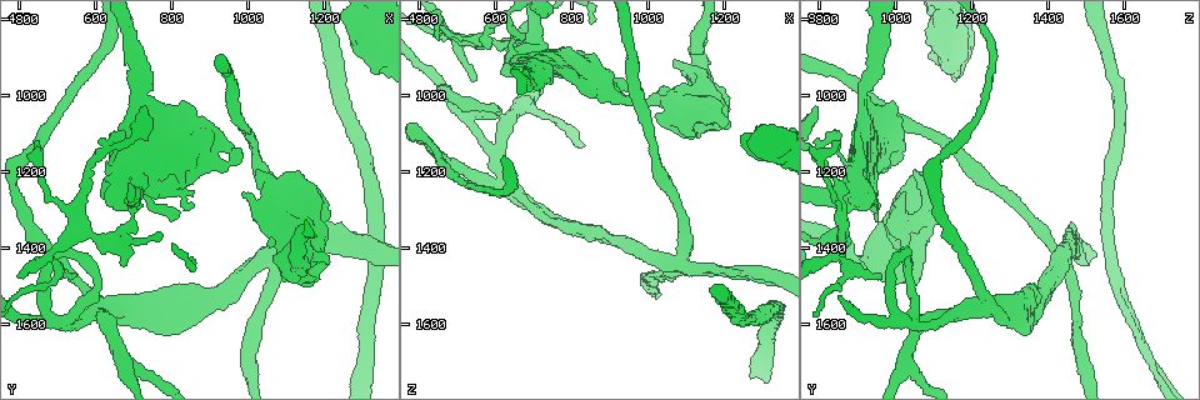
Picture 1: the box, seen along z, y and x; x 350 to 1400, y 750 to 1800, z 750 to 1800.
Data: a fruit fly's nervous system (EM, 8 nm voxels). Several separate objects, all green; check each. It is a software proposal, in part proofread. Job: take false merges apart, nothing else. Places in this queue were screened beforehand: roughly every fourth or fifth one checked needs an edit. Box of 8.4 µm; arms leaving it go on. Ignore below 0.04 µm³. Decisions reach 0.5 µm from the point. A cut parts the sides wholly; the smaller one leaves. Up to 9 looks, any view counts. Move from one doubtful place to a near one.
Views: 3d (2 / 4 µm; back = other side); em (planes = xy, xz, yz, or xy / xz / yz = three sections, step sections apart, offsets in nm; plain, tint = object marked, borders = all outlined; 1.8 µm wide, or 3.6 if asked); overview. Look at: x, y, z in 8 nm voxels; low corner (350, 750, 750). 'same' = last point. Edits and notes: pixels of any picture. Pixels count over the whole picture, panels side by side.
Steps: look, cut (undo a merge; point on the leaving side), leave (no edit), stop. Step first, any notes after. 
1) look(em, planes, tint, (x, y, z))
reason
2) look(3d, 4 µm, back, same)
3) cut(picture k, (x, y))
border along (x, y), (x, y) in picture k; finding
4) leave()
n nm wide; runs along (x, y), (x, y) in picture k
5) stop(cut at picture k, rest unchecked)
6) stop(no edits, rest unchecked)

look(3d, 4 µm, (1125, 1435, 950))
thick turns thin

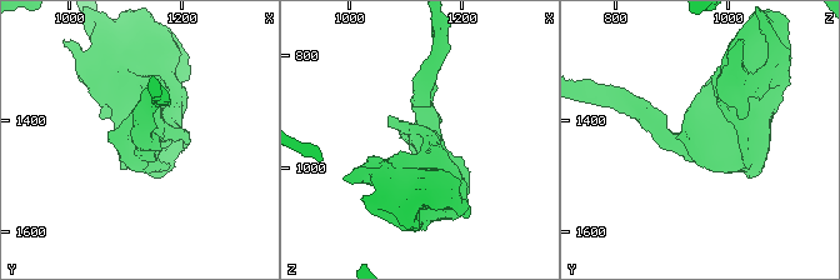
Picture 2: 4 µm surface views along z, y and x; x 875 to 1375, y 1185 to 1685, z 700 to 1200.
look(em, yz, step 4, tint, (1135, 1435, 940))
now the EM

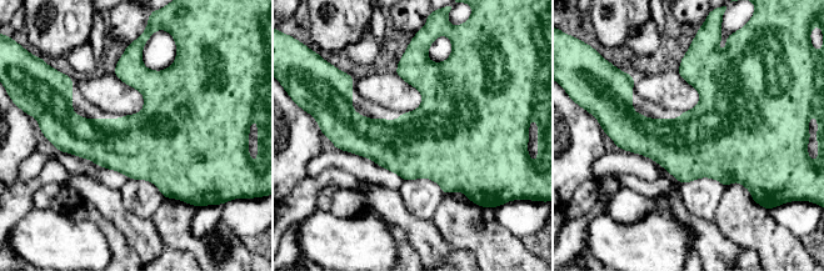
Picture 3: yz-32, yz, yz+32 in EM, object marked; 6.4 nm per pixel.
look(em, planes, tint, same)

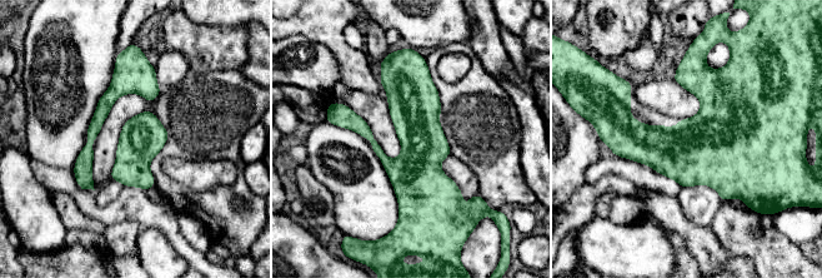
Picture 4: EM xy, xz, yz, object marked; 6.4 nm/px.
leave()
280 nm wide; runs along (405, 64), (417, 125), (417, 214) in picture 4; all the same neuron

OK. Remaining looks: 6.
look(3d, 4 µm, (1035, 1220, 1055))
calibre changes

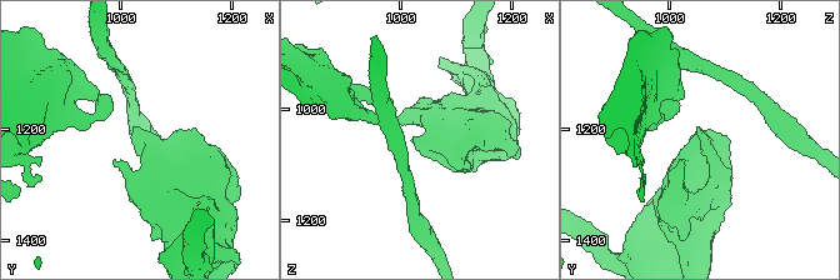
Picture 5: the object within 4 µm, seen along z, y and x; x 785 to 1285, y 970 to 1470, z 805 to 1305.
look(em, xz, step 16, tint, (1045, 1215, 1055))

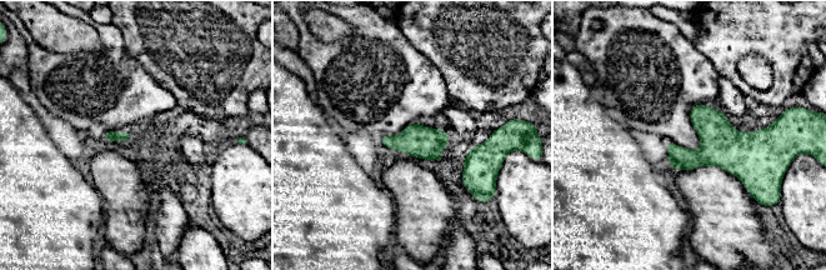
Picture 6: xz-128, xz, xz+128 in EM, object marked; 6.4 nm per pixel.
look(em, planes, borders, same)
cut it another way

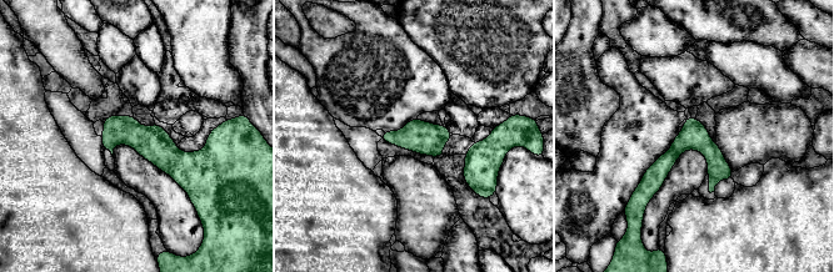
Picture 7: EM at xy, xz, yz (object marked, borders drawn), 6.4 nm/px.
leave()
all the same neuron

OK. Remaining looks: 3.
look(em, xy, step 4, plain, (1085, 1415, 1445))
four or more arms meet

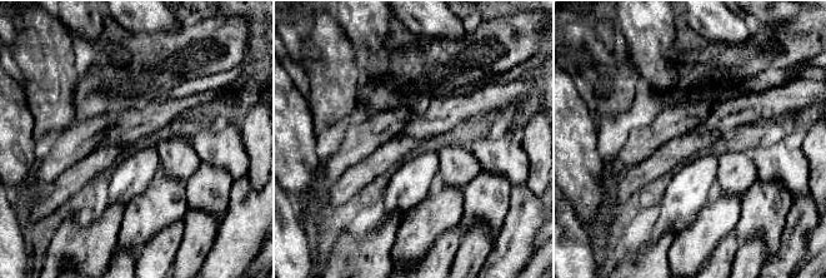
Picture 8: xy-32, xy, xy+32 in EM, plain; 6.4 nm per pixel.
look(em, xy, step 4, tint, same)

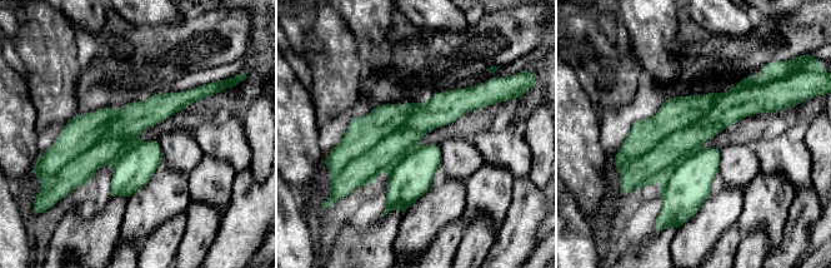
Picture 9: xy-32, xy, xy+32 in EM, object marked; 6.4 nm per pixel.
cut(picture 9, (138, 163))
border along (135, 140), (118, 155) in picture 9; two neurons meet here

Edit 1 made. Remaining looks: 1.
look(em, planes, tint, (515, 1595, 1045))

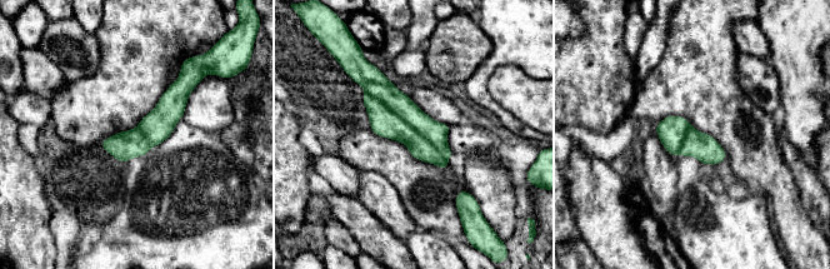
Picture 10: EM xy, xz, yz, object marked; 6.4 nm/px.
leave()
runs along (181, 80), (134, 143), (104, 144) in picture 10; continuous, no second neuron

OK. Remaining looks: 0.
stop(cut at picture 9, rest unchecked)

